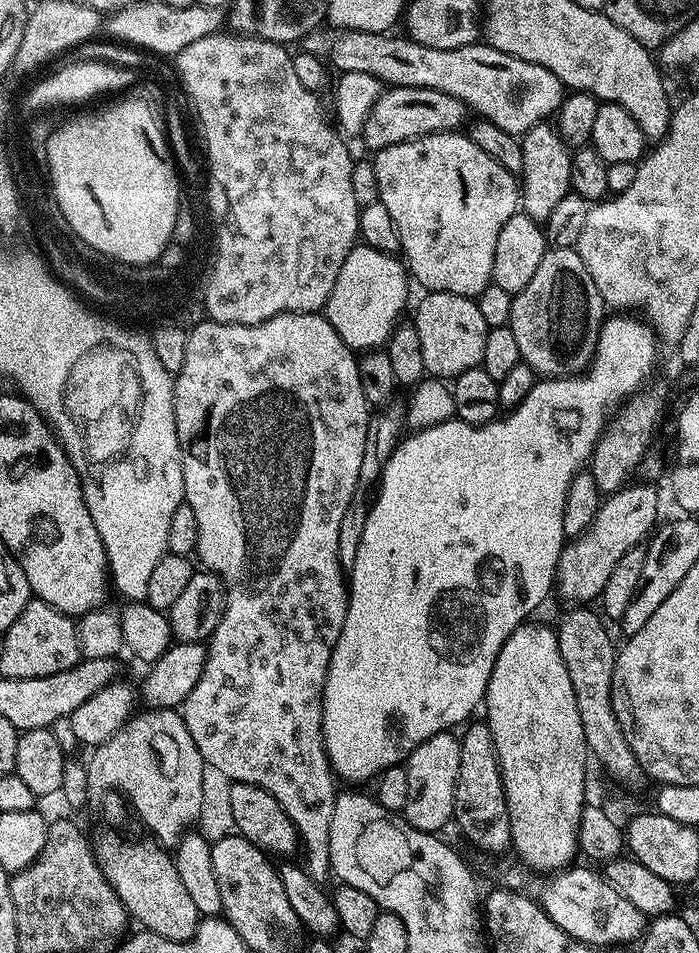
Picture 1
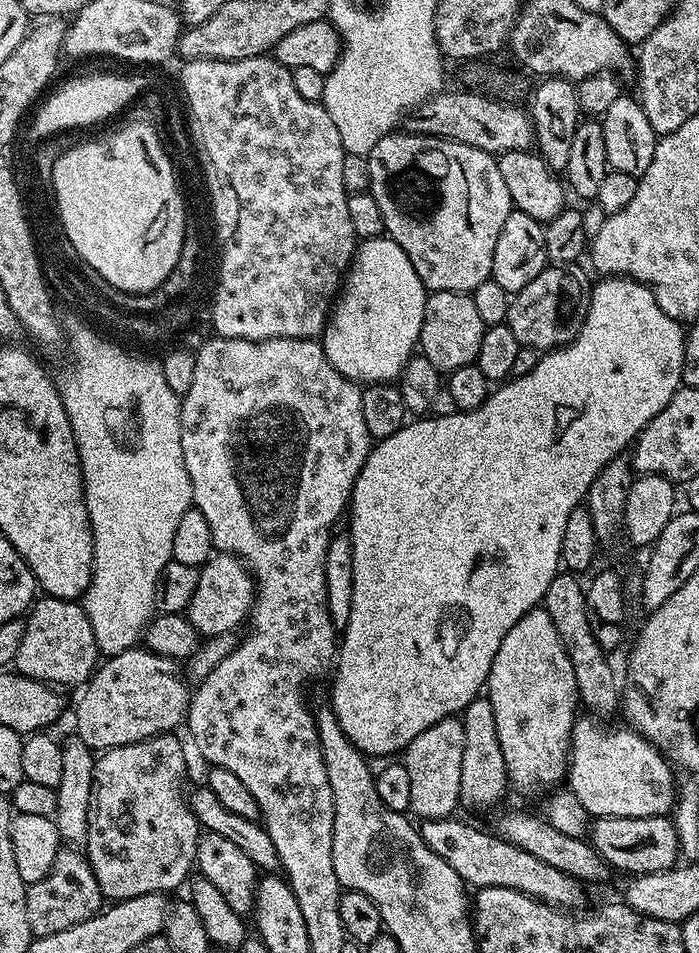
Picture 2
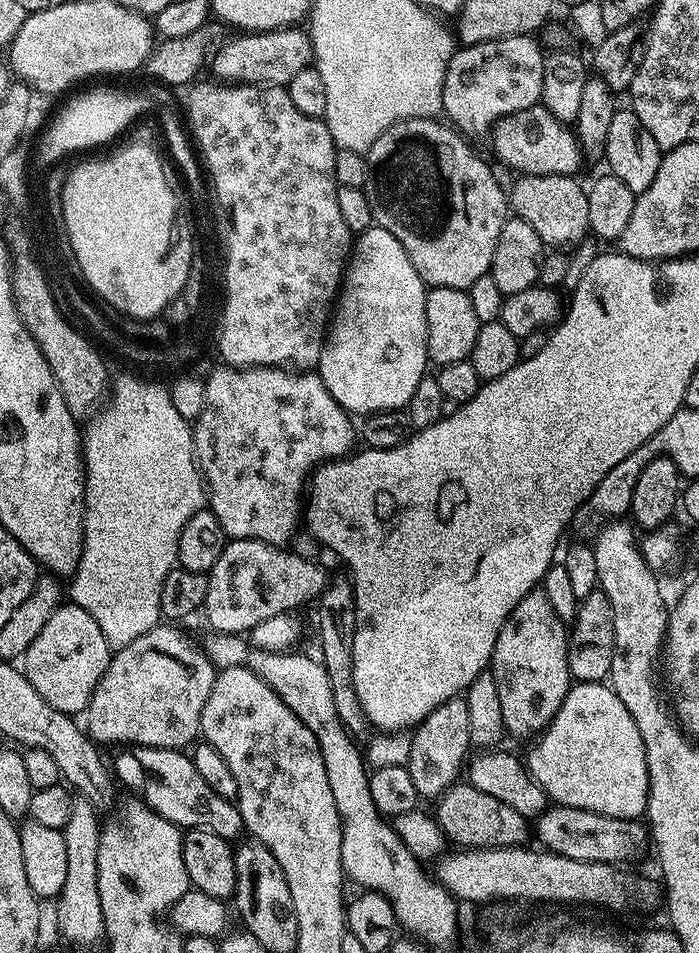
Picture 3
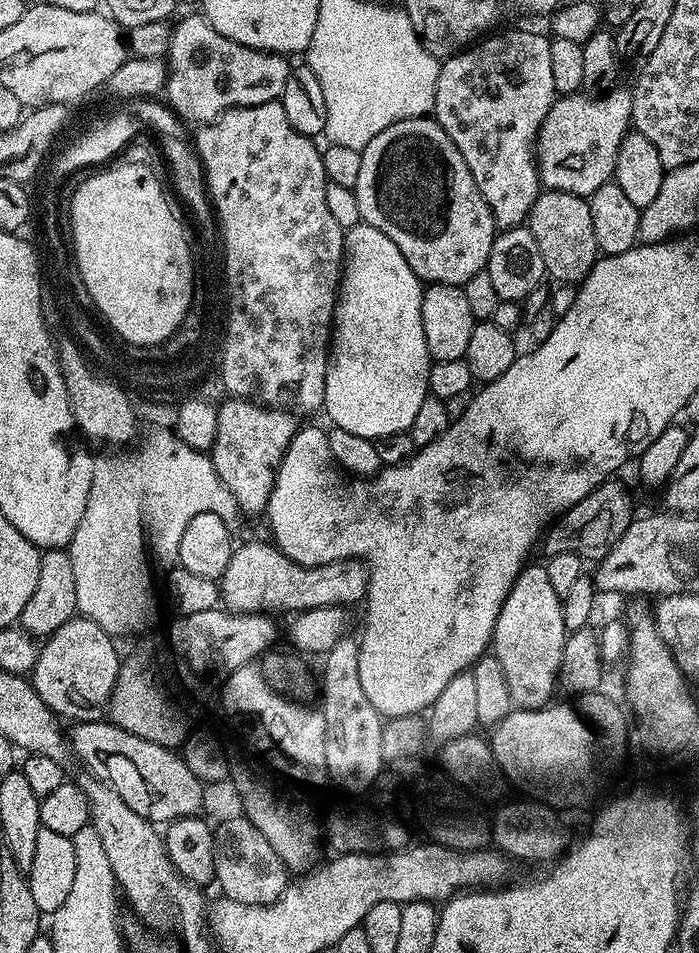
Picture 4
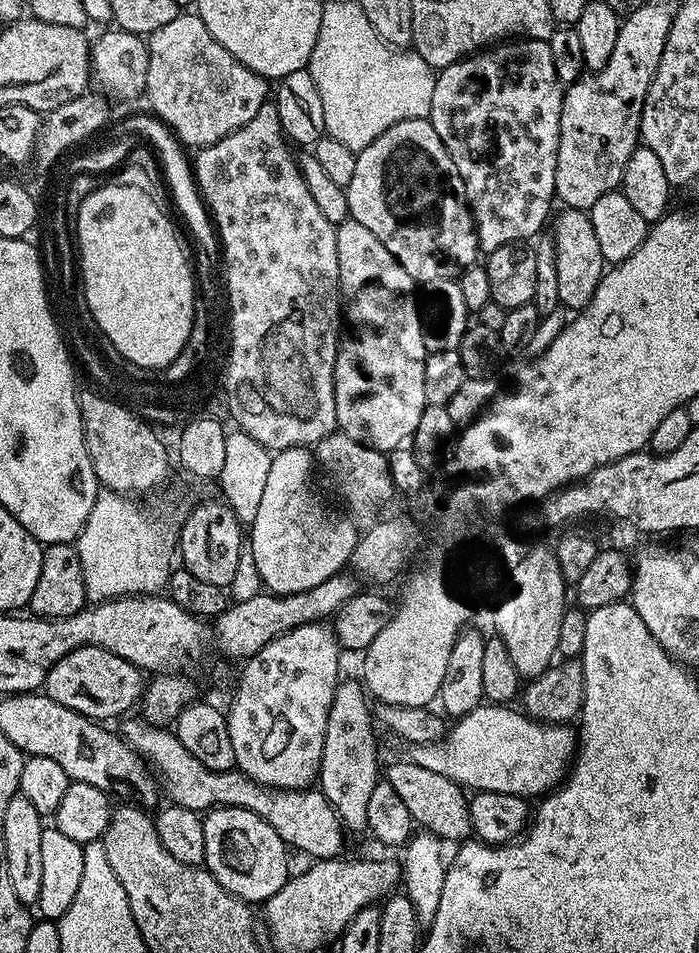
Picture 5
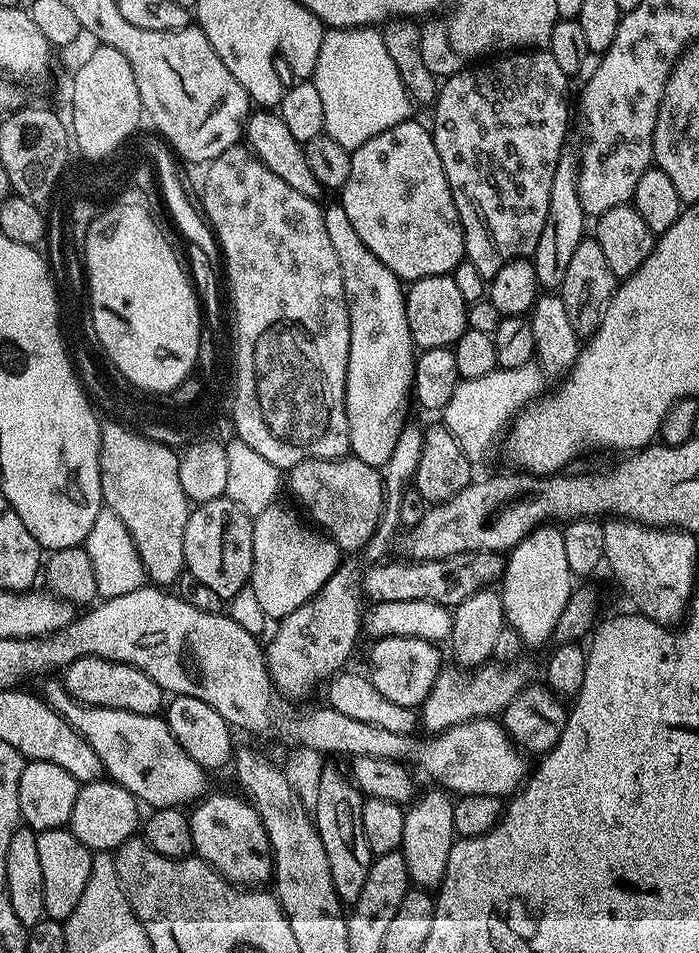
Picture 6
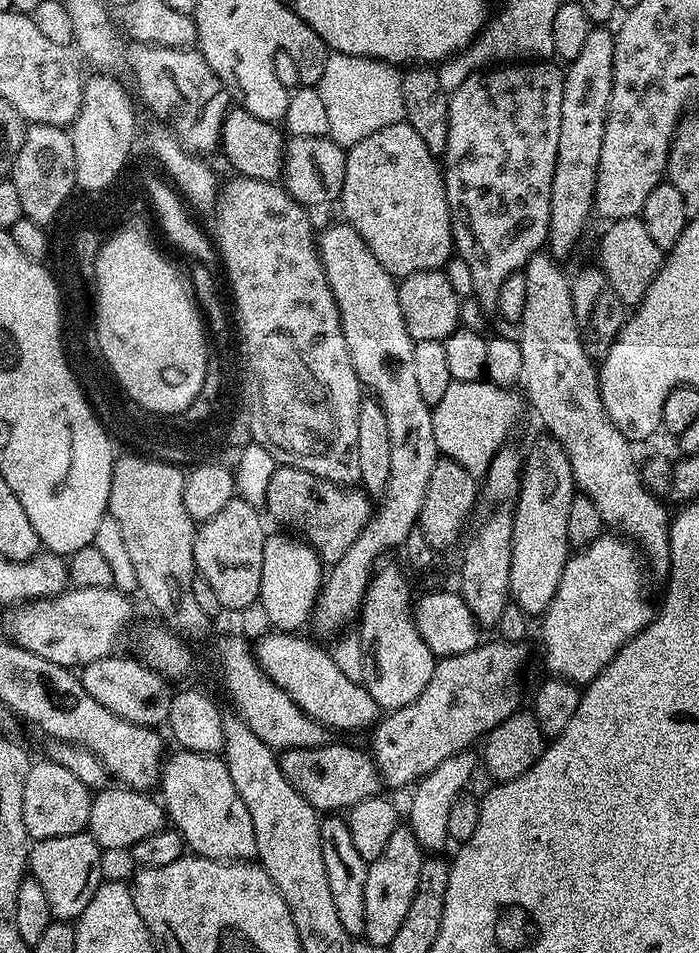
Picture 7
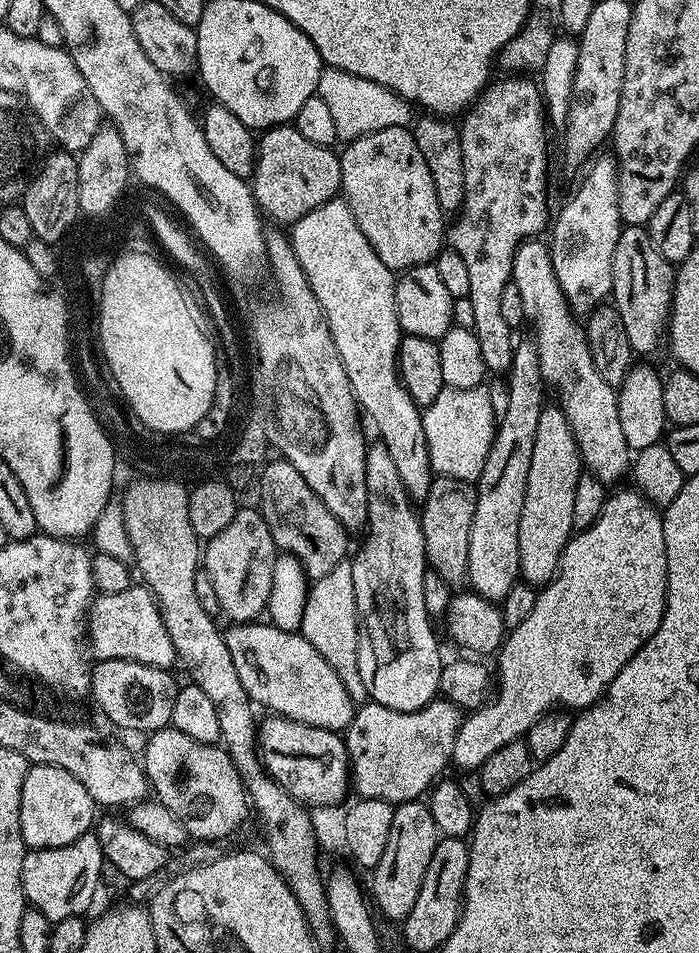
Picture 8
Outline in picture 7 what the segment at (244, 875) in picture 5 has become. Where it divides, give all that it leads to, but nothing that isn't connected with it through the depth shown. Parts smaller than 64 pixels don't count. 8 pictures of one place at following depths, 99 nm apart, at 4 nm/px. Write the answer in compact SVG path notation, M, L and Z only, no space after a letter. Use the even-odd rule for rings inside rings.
M176 750L162 765L158 788L164 791L162 803L171 827L184 837L185 845L195 855L225 862L248 862L255 857L254 822L250 822L250 810L246 810L246 802L238 798L238 790L234 790L234 782L230 782L230 770L219 755Z

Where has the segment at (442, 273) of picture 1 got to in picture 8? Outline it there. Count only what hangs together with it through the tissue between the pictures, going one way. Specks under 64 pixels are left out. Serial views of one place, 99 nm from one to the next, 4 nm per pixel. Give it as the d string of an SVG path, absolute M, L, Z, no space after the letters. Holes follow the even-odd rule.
M408 128L378 130L365 136L356 137L345 148L348 149L345 152L341 151L339 153L340 169L342 170L342 178L340 179L342 198L348 203L350 210L354 214L354 222L358 222L362 234L366 234L366 242L370 242L370 246L374 246L374 254L378 254L378 258L382 258L382 262L386 267L392 269L393 273L396 274L419 264L433 263L436 255L438 255L441 248L445 247L446 244L446 214L438 206L438 194L434 194L434 178L430 178L430 170L426 167L426 158L422 158L422 150L418 150L418 142L412 136L411 131Z

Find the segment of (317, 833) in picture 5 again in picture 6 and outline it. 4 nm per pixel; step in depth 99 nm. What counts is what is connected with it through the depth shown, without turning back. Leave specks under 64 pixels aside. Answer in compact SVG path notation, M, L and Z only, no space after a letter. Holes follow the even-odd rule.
M48 678L42 699L67 724L74 726L100 759L105 773L124 789L130 790L143 805L151 809L192 806L209 791L209 773L174 738L163 715L147 716L130 710L114 710L78 702L64 688L63 679Z

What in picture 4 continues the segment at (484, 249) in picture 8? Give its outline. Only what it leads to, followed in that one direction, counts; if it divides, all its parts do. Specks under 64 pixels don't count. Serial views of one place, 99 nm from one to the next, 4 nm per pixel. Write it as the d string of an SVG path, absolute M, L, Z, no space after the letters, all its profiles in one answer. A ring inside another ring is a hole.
M504 32L501 36L492 34L485 42L469 46L462 52L456 52L441 63L438 70L438 86L434 94L432 112L436 123L446 130L450 142L458 146L462 162L470 166L482 198L494 214L497 229L521 227L527 221L534 202L539 198L542 185L540 169L534 151L540 134L540 125L550 106L558 99L554 86L554 73L550 67L550 46L552 40L540 32Z

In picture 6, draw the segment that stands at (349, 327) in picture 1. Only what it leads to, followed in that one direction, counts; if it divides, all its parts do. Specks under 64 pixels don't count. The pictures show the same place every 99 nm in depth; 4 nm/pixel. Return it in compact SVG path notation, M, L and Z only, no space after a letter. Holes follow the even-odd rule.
M333 202L329 208L323 209L324 213L324 225L326 226L326 238L330 238L330 243L334 246L334 254L338 254L338 266L342 266L342 282L344 283L344 289L346 290L346 298L348 299L348 313L350 314L350 358L348 359L348 366L346 368L346 418L350 422L350 452L351 455L358 457L362 462L366 462L366 466L374 466L378 469L383 469L386 462L390 462L390 454L394 454L394 442L398 442L398 434L402 434L406 421L409 419L408 416L408 400L410 404L410 397L412 396L412 367L416 365L416 357L418 355L418 349L412 342L412 335L410 334L410 326L408 325L408 318L406 316L406 302L404 301L406 295L405 285L390 271L389 268L384 266L382 262L378 260L370 252L366 246L366 242L362 242L362 238L358 238L358 230L354 230L354 225L350 223L350 218L346 218L346 210L343 204L339 202Z

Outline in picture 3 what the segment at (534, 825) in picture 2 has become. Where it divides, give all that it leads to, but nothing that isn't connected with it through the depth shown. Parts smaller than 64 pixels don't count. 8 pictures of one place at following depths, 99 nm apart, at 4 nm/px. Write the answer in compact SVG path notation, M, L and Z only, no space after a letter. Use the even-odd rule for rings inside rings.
M470 783L453 784L435 801L434 807L435 818L445 837L461 849L519 848L529 843L530 824L526 817L506 806L506 802L498 802L498 798L490 798L490 794L482 794L482 790Z

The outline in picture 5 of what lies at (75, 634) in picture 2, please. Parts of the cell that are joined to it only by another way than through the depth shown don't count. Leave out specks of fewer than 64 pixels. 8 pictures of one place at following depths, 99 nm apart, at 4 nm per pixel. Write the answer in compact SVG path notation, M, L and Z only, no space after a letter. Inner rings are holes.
M87 644L66 654L66 658L62 658L49 670L43 691L54 702L87 716L90 720L112 722L108 720L114 719L115 716L123 717L128 714L123 712L137 707L145 684L141 669L110 654L110 650L100 648L96 644Z

